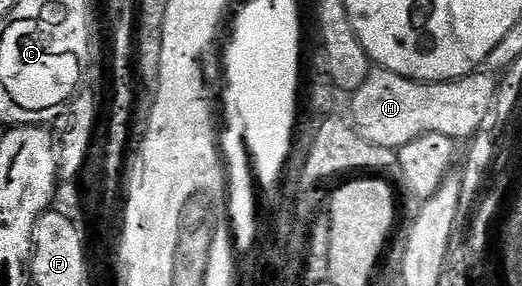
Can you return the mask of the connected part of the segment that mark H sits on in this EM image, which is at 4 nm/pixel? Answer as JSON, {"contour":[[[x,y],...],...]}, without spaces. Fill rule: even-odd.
{"contour":[[[374,68],[364,80],[364,84],[360,84],[360,88],[353,91],[349,117],[354,129],[360,136],[364,136],[364,140],[393,151],[425,134],[469,140],[483,129],[484,123],[489,119],[495,93],[496,78],[490,72],[475,72],[454,82],[415,82],[414,79],[394,74],[391,70]]]}

